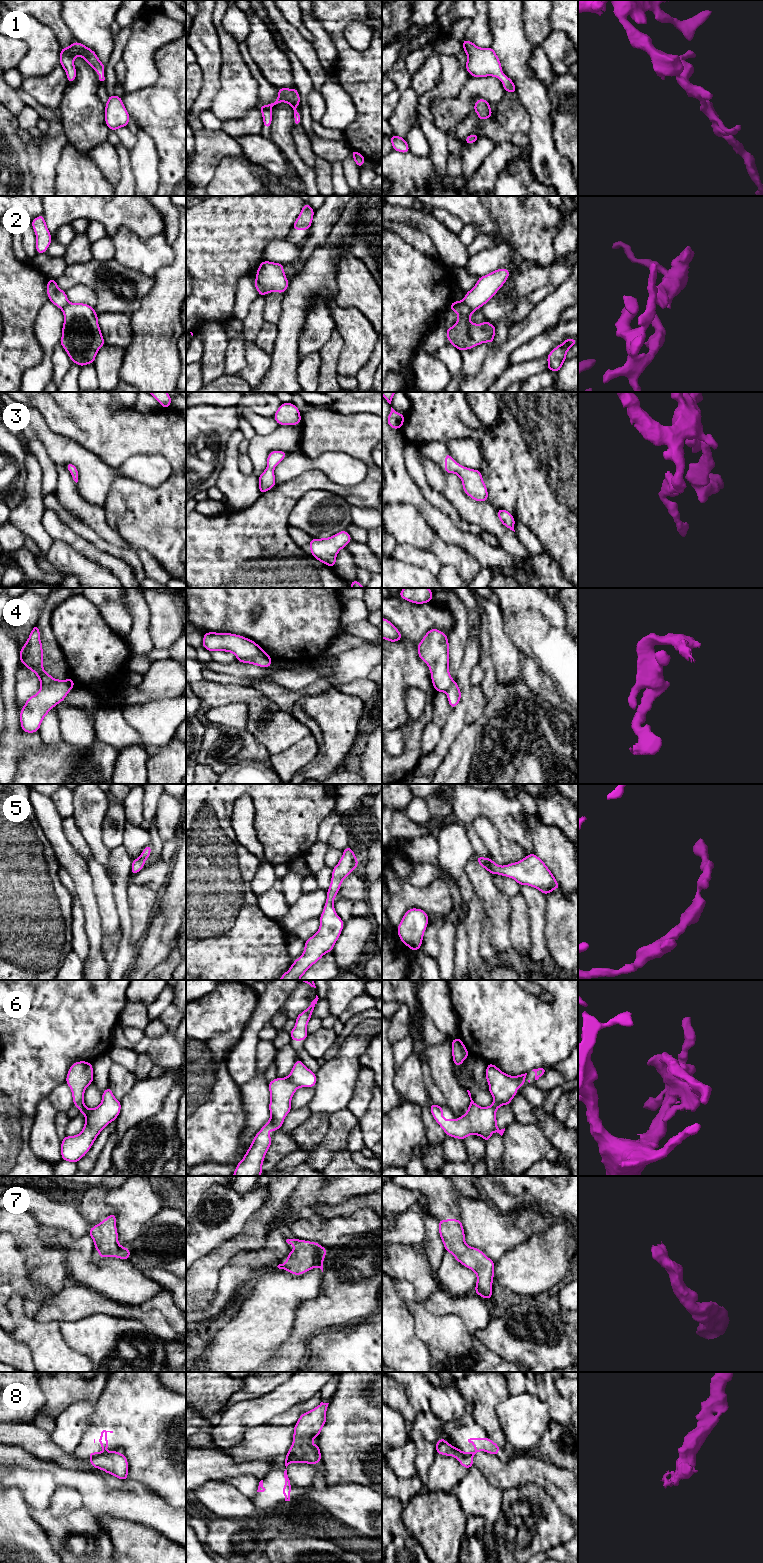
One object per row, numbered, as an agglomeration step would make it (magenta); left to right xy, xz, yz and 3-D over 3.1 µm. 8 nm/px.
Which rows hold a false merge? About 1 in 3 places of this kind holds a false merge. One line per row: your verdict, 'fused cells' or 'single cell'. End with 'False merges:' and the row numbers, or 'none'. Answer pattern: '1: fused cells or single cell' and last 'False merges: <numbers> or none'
1: single cell
2: fused cells
3: single cell
4: fused cells
5: single cell
6: single cell
7: single cell
8: fused cells
False merges: 2, 4, 8

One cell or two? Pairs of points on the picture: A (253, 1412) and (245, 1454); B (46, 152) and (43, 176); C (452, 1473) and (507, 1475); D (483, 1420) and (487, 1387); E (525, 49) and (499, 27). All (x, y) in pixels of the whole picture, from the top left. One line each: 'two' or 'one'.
A: two
B: one
C: two
D: one
E: one

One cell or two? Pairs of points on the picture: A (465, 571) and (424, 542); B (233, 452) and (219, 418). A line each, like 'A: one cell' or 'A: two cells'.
A: one cell
B: two cells

